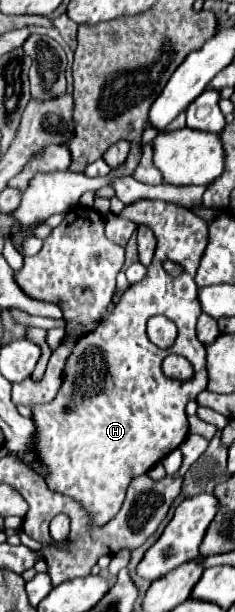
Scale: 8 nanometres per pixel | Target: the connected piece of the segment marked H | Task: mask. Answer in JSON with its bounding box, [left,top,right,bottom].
[34,200,208,526]

